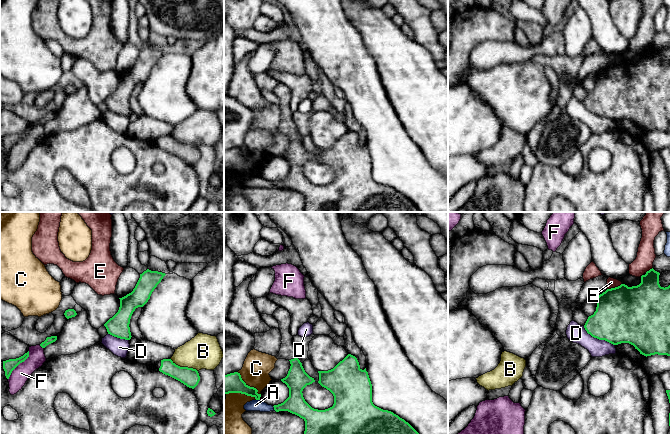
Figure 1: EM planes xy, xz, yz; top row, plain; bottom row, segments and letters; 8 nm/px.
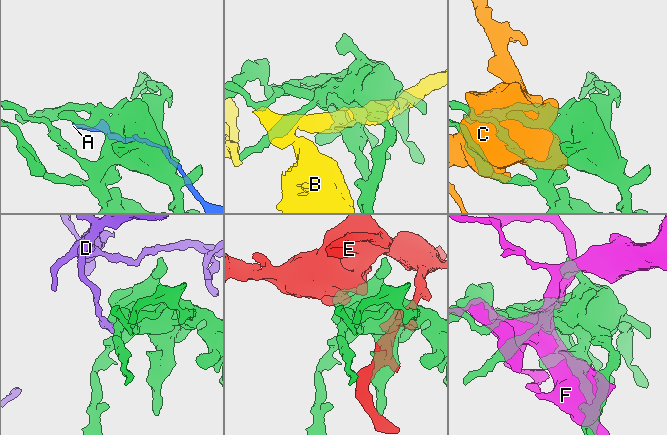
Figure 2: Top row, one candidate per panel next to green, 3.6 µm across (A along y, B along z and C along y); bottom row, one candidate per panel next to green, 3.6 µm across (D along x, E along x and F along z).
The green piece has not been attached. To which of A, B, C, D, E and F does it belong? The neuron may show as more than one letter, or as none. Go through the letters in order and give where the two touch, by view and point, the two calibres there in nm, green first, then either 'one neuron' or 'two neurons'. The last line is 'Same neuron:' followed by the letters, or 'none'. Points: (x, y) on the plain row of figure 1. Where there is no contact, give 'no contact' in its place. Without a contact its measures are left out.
A: contact xz (274, 184); calibres 160 and 100 nm; two neurons
B: contact xy (184, 143); calibres 150 and 280 nm; two neurons
C: contact xz (249, 162); calibres 160 and 220 nm; two neurons
D: contact yz (598, 114); calibres 420 and 150 nm; two neurons
E: contact yz (615, 63); calibres 460 and 80 nm; two neurons
F: contact xy (19, 139); calibres 100 and 140 nm; two neurons
Same neuron: none

